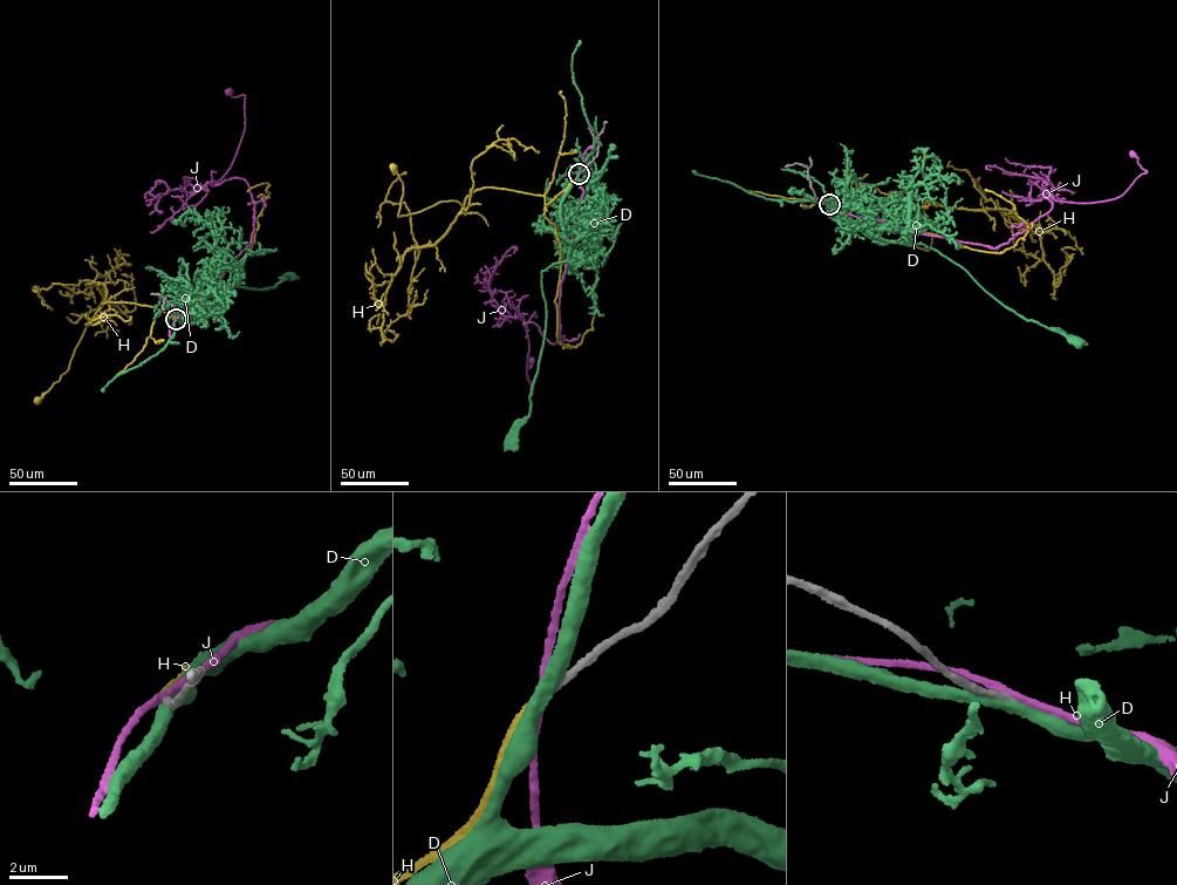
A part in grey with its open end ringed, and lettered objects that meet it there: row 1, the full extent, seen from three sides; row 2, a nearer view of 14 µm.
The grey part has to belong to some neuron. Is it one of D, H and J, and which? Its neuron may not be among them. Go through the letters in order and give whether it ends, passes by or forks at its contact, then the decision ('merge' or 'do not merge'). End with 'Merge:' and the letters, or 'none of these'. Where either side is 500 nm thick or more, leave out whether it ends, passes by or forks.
D: it passes by; do not merge
H: it ends there; merge
J: it passes by; do not merge
Merge: H

